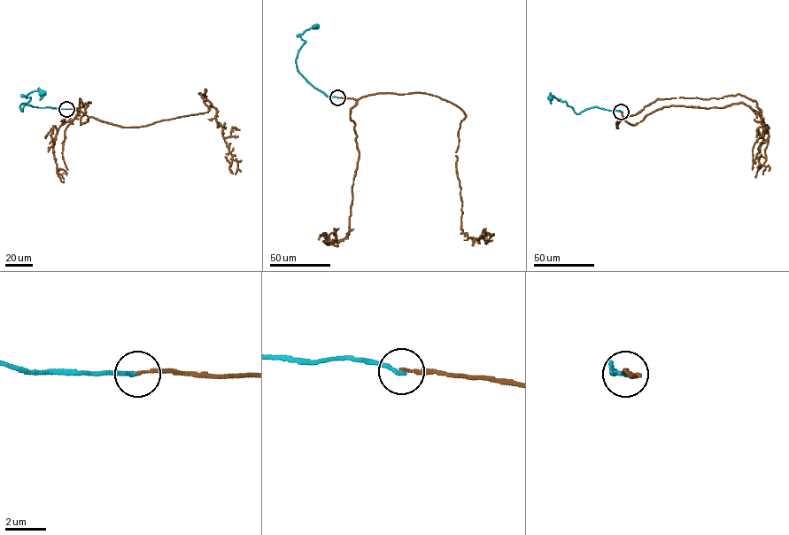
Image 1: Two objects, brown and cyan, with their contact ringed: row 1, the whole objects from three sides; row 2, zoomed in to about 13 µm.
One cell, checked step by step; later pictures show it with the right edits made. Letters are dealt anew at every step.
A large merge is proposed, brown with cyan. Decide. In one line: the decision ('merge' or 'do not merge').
do not merge

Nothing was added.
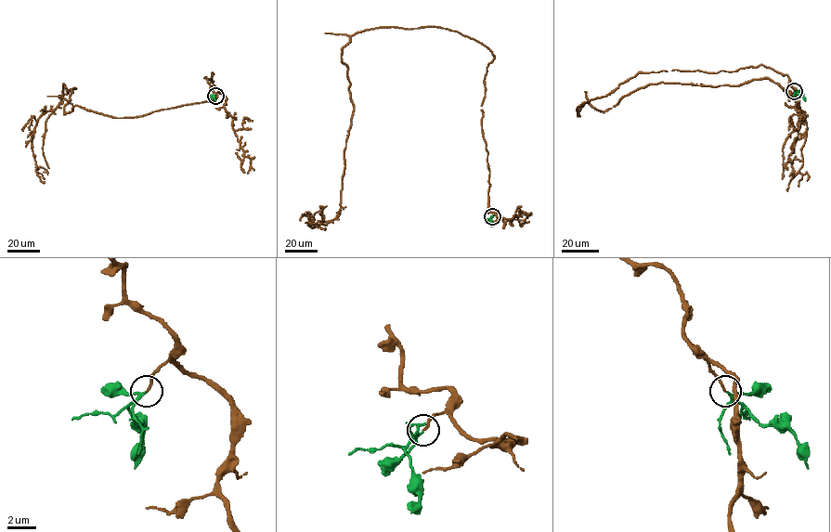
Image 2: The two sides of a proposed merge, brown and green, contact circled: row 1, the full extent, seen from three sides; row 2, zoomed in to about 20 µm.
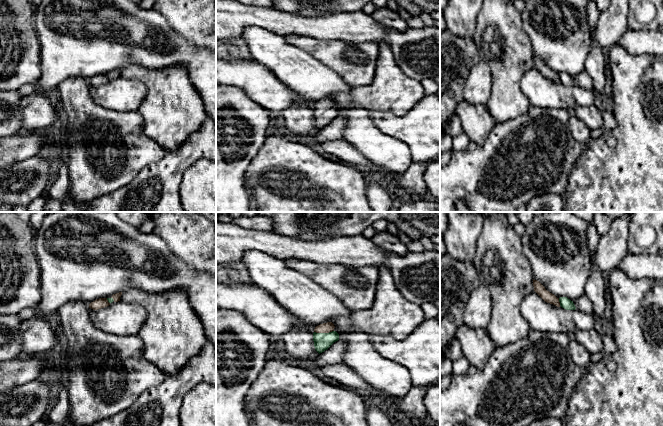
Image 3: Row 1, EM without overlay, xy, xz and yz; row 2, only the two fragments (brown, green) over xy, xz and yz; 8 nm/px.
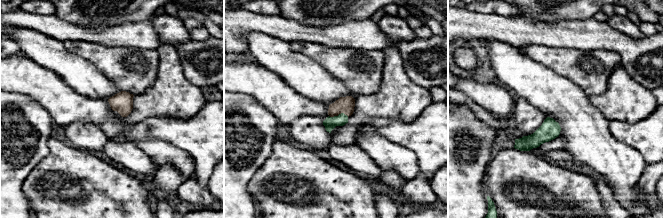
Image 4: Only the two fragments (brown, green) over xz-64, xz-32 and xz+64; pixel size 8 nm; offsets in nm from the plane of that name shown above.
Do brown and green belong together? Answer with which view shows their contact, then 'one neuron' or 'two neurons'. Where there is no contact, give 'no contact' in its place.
contact in xz; one neuron

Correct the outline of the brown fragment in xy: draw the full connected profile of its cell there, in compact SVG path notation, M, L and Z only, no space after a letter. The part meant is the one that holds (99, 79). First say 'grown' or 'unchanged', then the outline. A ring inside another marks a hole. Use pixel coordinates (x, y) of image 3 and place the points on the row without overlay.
grown; M122 68L113 70L111 74L99 74L96 75L95 77L91 78L89 80L89 84L93 85L93 86L98 86L104 83L109 82L113 77L114 78L118 78L120 77L120 73L122 71Z

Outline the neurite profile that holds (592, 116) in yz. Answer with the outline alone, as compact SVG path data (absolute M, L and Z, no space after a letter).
M600 104L592 106L576 106L572 113L582 120L592 131L598 129L603 123L603 108Z

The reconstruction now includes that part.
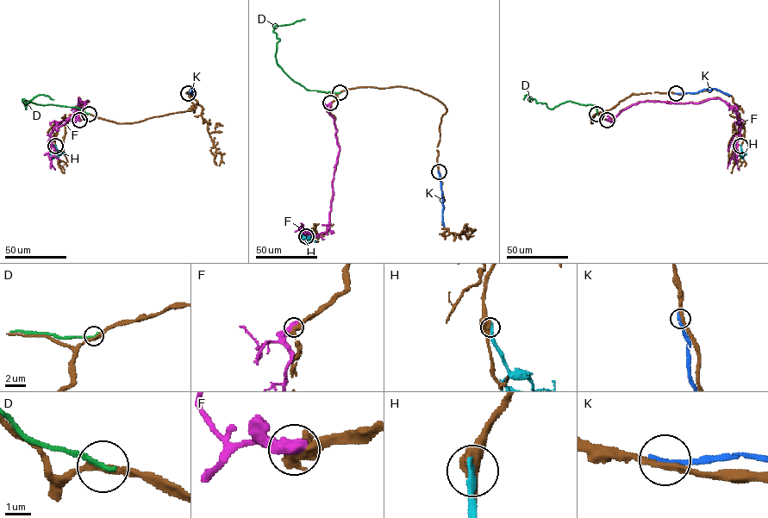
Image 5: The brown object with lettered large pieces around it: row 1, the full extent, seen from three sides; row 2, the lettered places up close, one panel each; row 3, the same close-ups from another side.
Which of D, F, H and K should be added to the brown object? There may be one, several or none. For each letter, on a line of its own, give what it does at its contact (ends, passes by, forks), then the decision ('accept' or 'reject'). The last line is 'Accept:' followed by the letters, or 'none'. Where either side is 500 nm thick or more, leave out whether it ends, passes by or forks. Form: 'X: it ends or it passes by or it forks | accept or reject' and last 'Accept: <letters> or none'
D: it ends | reject
F: reject
H: it ends | reject
K: it ends | reject
Accept: none

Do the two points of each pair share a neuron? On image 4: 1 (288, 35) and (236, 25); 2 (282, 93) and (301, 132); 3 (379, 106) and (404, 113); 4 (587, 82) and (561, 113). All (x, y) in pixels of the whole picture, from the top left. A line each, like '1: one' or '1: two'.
1: one
2: two
3: one
4: two

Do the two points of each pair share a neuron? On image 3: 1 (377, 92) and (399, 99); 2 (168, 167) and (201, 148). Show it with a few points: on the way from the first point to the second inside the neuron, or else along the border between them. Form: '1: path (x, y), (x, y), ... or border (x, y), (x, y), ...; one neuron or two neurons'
1: path (382, 92), (392, 92), (394, 94); one neuron
2: path (176, 163), (193, 150); one neuron

